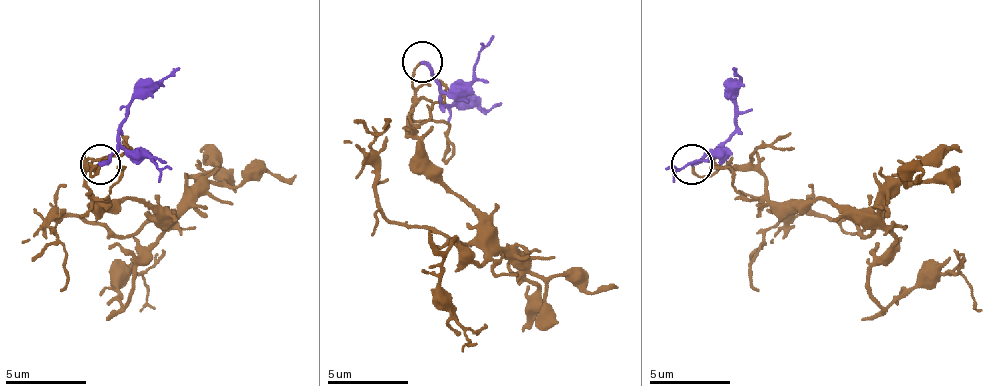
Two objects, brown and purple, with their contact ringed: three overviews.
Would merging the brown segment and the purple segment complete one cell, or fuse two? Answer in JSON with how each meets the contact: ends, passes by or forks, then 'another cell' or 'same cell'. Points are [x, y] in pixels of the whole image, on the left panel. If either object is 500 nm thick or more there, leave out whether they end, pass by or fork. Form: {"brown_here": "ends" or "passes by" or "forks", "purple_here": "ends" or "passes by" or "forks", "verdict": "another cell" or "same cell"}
{"brown_here": "ends", "purple_here": "ends", "verdict": "another cell"}

